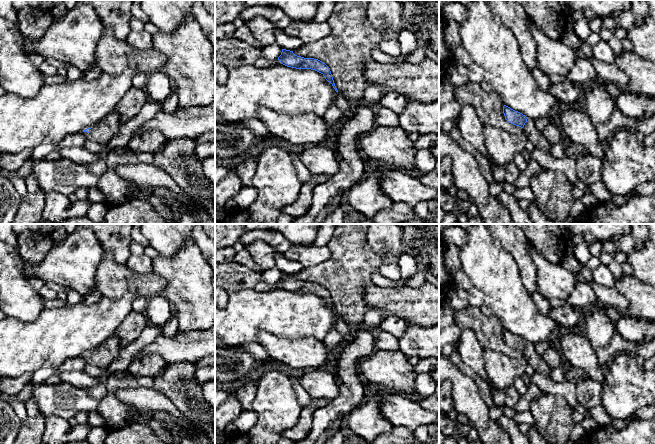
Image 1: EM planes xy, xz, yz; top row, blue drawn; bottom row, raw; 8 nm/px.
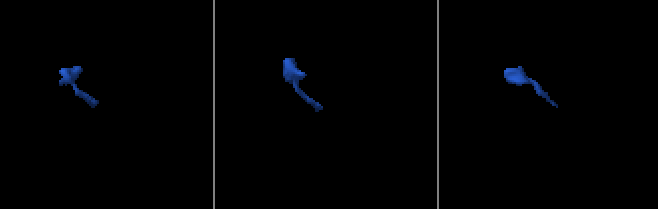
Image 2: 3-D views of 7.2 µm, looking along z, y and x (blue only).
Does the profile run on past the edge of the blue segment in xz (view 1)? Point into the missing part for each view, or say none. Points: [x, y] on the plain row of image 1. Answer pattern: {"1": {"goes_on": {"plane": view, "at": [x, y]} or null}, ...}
{"1": {"goes_on": null}}

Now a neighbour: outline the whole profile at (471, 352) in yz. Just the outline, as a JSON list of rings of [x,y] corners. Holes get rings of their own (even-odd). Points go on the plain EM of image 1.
[[[473,330],[462,331],[458,351],[462,361],[486,382],[490,390],[493,393],[497,391],[489,385],[488,374],[485,370],[484,349]]]

